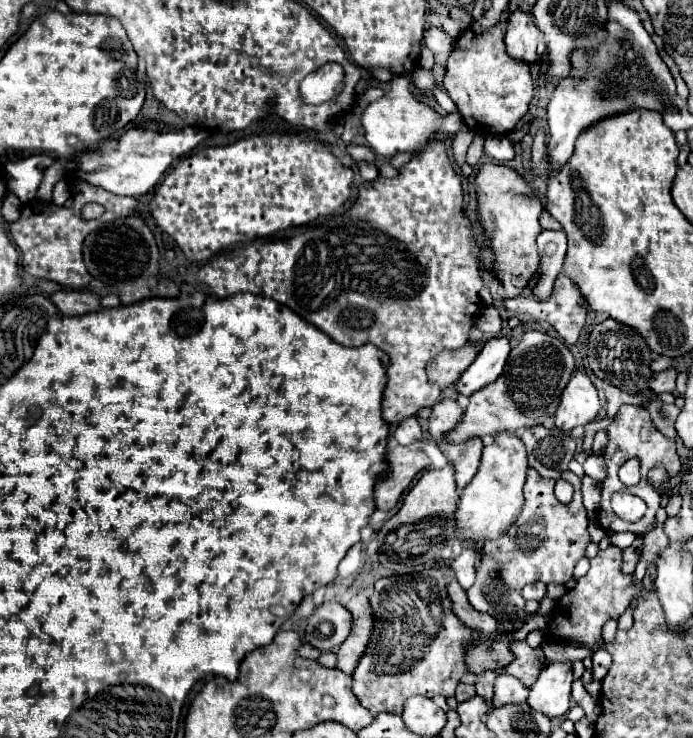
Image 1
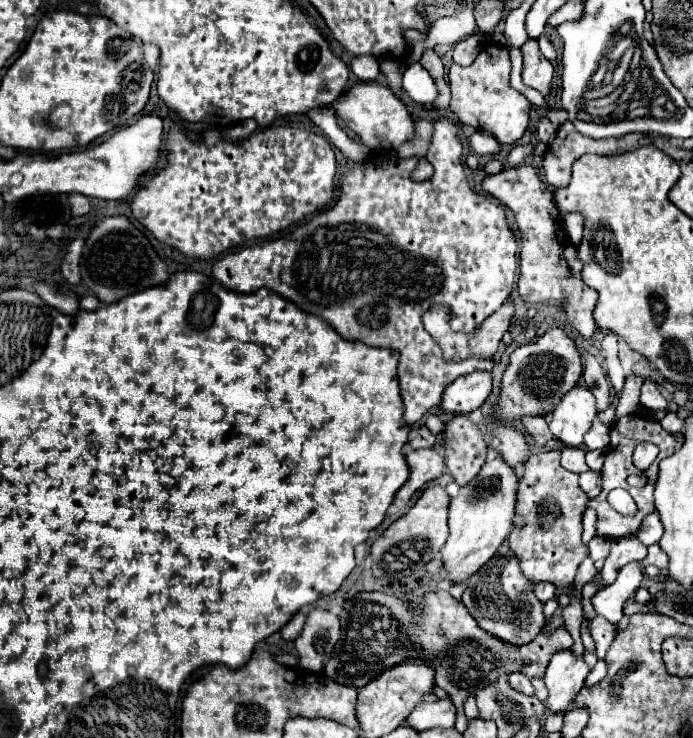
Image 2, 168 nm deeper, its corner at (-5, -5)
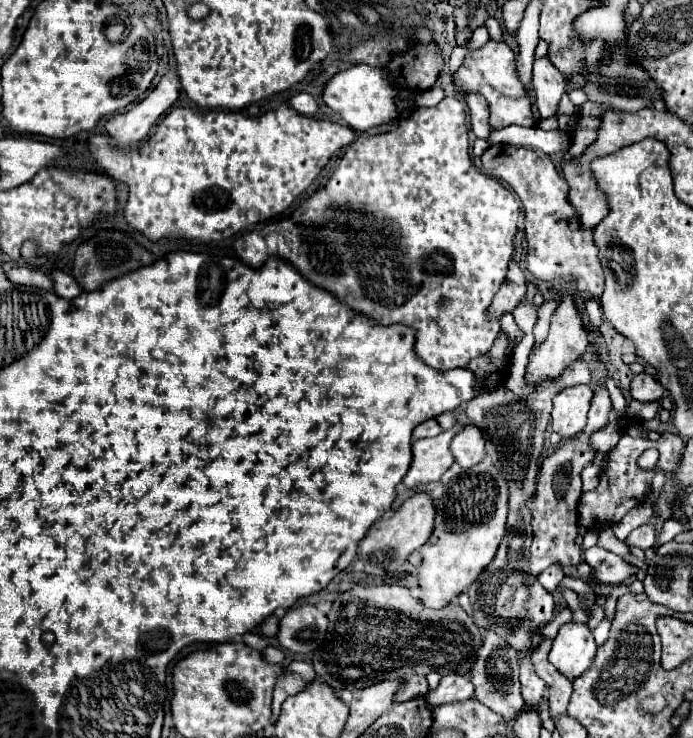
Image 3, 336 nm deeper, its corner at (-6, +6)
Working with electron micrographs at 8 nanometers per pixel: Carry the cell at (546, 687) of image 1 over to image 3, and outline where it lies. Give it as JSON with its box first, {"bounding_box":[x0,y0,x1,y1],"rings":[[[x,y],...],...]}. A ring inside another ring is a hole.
{"bounding_box":[550,623,596,681],"rings":[[[564,623],[552,643],[550,663],[570,681],[584,673],[596,653],[594,635],[584,623]]]}

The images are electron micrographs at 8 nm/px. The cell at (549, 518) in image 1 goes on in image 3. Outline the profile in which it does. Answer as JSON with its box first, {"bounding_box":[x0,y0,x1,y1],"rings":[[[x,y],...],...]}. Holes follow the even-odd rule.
{"bounding_box":[528,381,612,575],"rings":[[[604,381],[598,385],[598,389],[594,391],[594,399],[590,405],[590,413],[588,413],[588,421],[584,427],[584,433],[576,435],[574,439],[568,439],[562,447],[558,447],[550,457],[546,457],[540,465],[538,471],[538,493],[532,497],[532,501],[528,501],[528,507],[532,509],[532,527],[534,527],[534,539],[532,539],[532,547],[530,547],[530,575],[538,575],[542,573],[546,567],[558,563],[562,567],[574,567],[578,565],[582,559],[582,549],[574,543],[576,535],[578,535],[578,497],[580,497],[580,489],[582,489],[582,481],[580,481],[580,473],[584,471],[584,467],[588,467],[594,461],[596,451],[590,447],[590,435],[604,429],[608,425],[608,411],[610,411],[612,403],[606,391]]]}

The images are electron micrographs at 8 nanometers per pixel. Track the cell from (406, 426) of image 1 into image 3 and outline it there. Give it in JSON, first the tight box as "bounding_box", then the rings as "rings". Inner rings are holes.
{"bounding_box":[412,419,442,439],"rings":[[[428,419],[428,421],[420,423],[420,425],[414,429],[412,437],[414,437],[414,439],[422,439],[422,437],[436,437],[438,433],[442,433],[442,427],[438,425],[438,421],[436,421],[436,419]]]}

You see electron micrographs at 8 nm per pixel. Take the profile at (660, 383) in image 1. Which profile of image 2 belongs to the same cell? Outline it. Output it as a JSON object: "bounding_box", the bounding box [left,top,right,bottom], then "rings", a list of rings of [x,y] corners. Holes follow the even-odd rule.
{"bounding_box":[641,380,667,410],"rings":[[[645,380],[643,388],[641,388],[641,404],[649,410],[665,410],[667,408],[667,402],[665,398],[661,396],[659,388],[657,388],[657,382],[653,380]]]}

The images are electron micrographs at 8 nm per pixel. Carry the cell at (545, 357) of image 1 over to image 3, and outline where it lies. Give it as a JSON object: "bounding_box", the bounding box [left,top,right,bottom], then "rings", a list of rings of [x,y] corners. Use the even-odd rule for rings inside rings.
{"bounding_box":[526,293,588,383],"rings":[[[564,293],[552,321],[550,321],[550,333],[546,337],[546,341],[542,345],[538,345],[532,355],[530,355],[530,363],[528,363],[528,371],[526,371],[526,381],[528,383],[542,383],[546,377],[558,377],[564,373],[564,369],[580,359],[584,353],[586,353],[586,347],[588,347],[588,333],[584,329],[584,323],[582,323],[582,317],[574,305],[574,299]]]}

